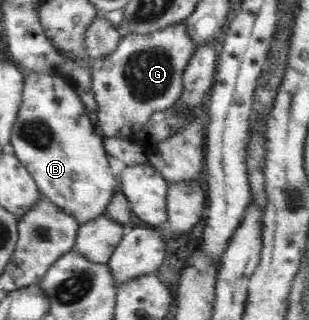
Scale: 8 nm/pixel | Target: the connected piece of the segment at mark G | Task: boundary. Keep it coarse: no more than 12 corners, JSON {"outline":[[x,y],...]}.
{"outline":[[181,22],[92,60],[104,136],[175,105],[196,50]]}

